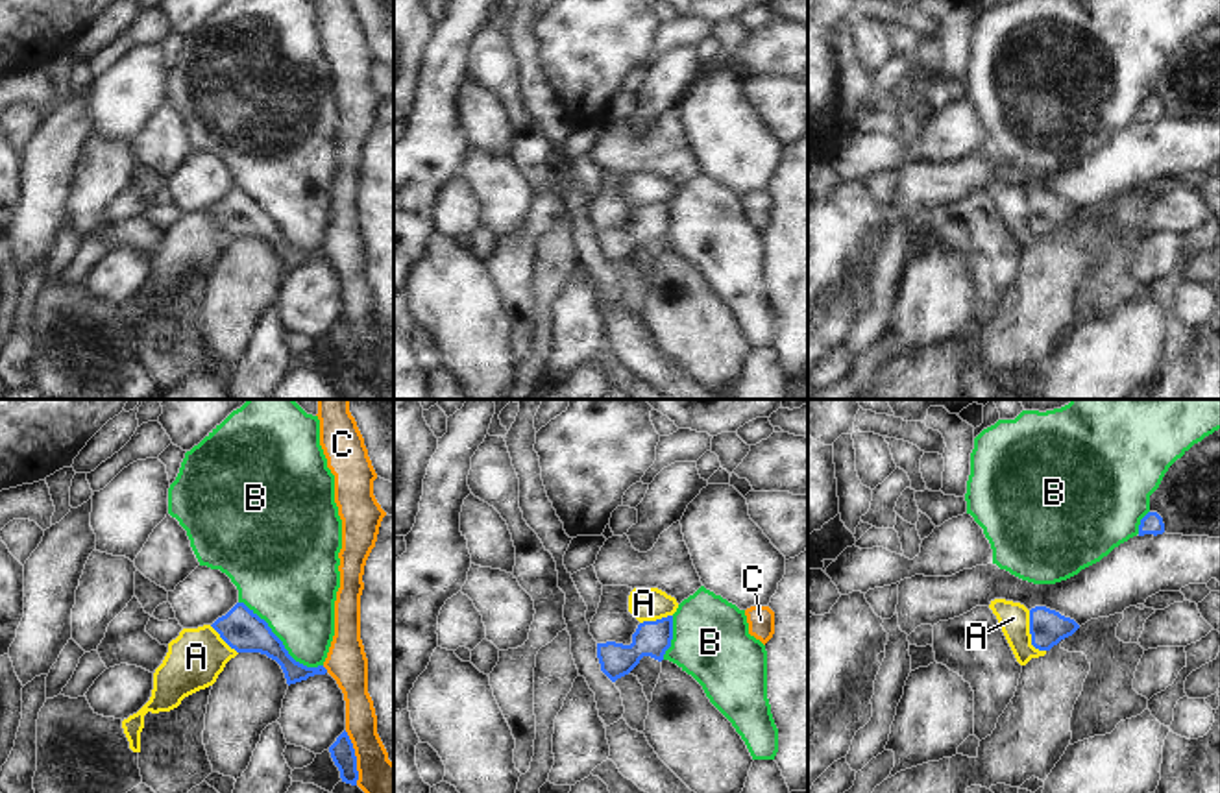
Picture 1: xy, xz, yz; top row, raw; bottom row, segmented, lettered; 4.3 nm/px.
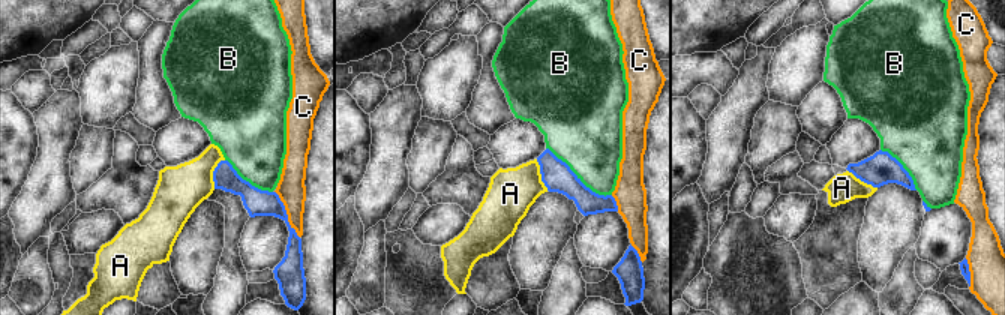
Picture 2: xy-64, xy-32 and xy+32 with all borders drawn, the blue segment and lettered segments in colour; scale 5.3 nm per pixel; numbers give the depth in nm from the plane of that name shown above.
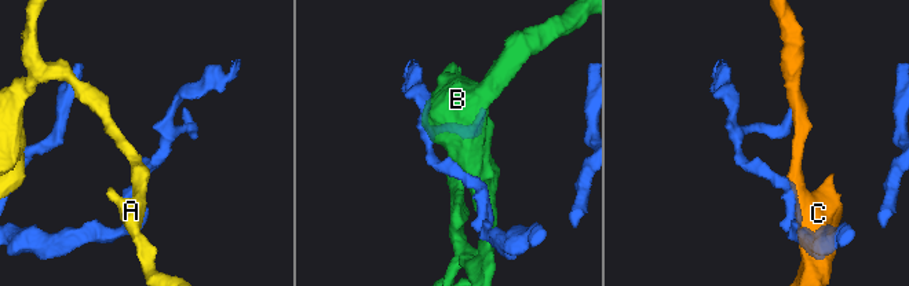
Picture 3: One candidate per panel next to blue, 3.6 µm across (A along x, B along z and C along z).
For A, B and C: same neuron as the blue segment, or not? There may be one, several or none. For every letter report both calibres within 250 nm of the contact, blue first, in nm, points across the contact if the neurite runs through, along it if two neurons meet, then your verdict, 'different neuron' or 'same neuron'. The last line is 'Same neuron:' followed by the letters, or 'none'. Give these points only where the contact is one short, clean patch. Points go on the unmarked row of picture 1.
A: 160/140 nm | along yz (1028, 196), (1030, 228), (1045, 237) | different neuron
B: 180/380 nm | different neuron
C: 110/200 nm | different neuron
Same neuron: none

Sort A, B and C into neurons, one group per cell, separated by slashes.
A / B / C

